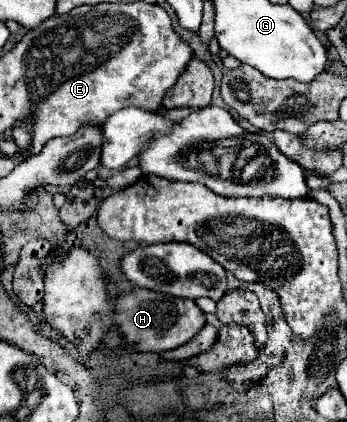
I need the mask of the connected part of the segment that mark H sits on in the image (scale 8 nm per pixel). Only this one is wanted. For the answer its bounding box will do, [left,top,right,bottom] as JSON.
[44,248,206,356]

